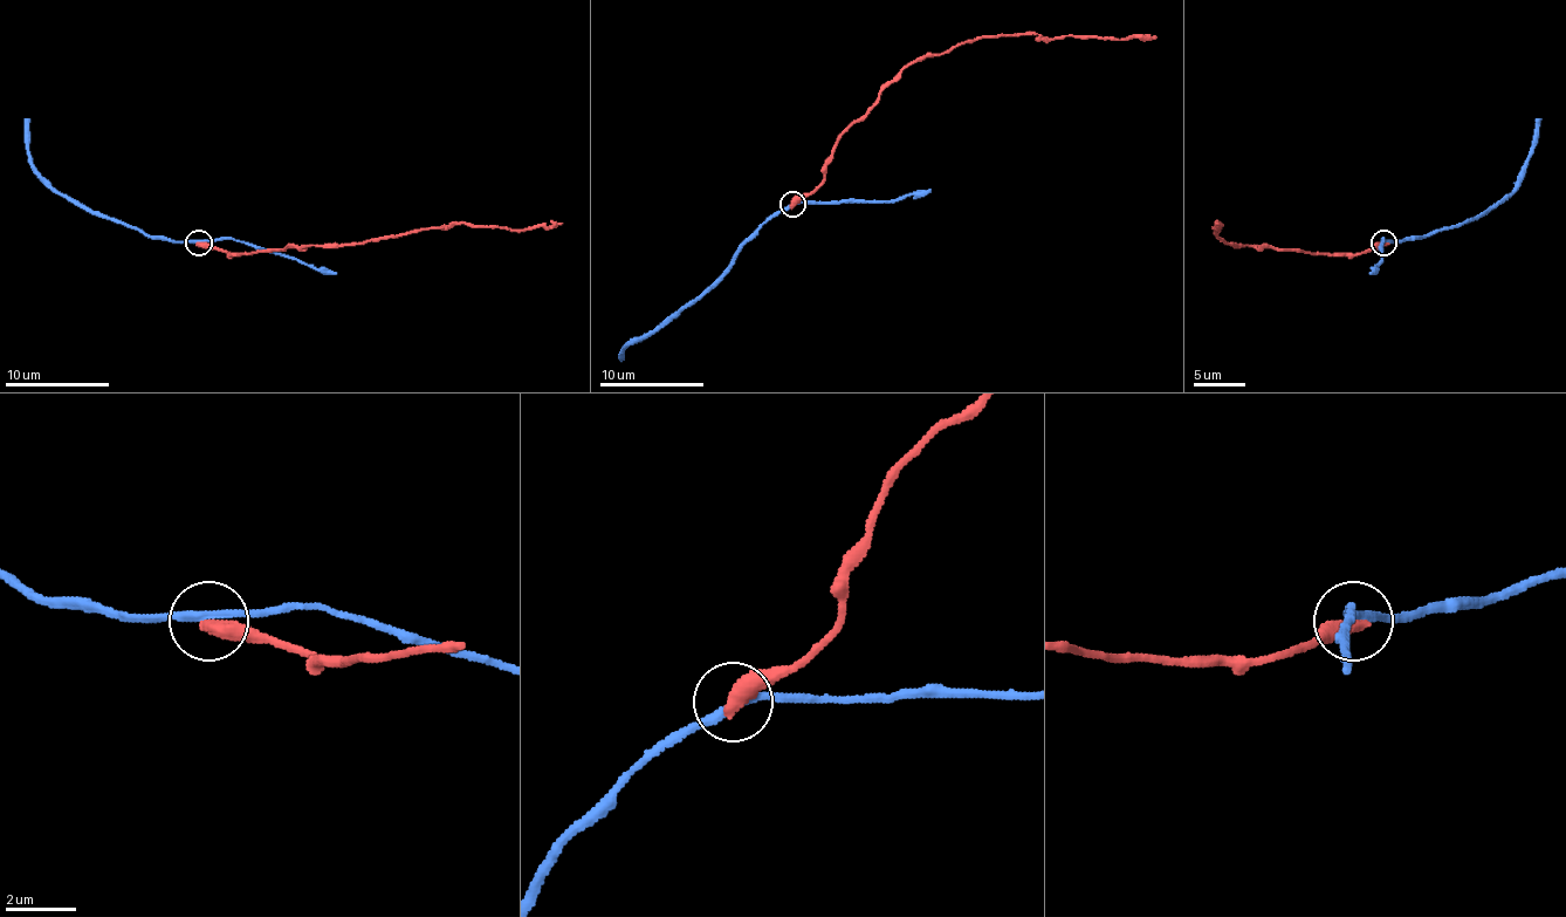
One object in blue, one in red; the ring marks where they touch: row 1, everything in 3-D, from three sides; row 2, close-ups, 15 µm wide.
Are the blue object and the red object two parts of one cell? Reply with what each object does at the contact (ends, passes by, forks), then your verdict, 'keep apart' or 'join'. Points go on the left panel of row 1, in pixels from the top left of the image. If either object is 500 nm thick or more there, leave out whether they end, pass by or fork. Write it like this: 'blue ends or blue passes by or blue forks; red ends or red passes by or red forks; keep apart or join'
keep apart

